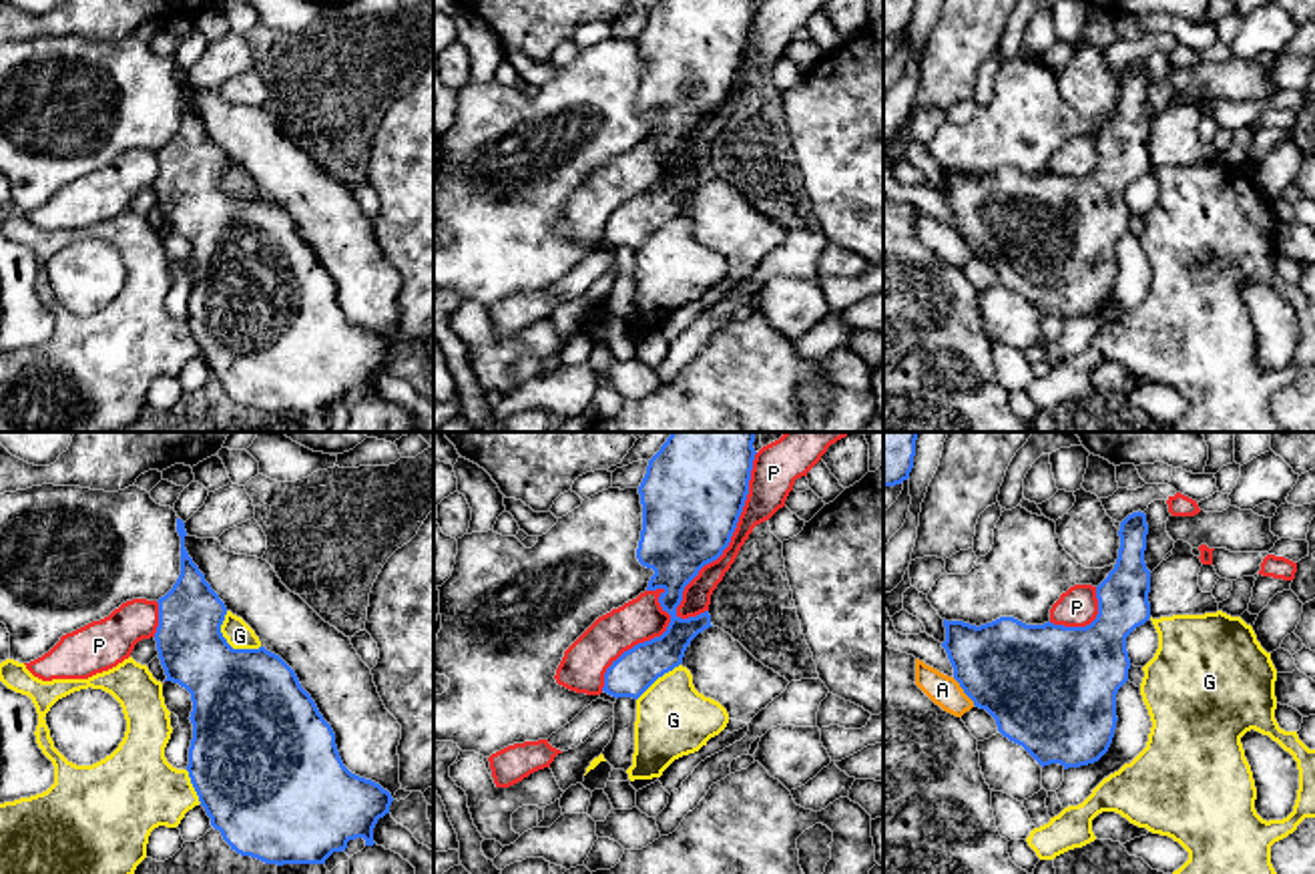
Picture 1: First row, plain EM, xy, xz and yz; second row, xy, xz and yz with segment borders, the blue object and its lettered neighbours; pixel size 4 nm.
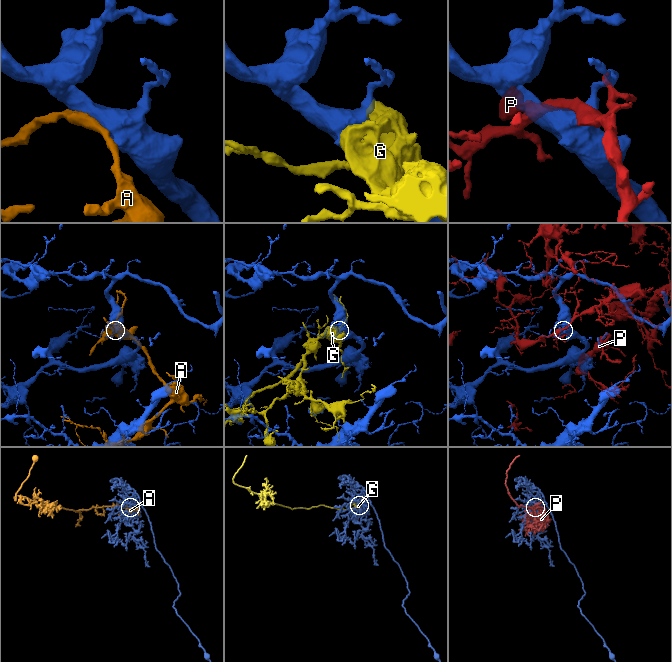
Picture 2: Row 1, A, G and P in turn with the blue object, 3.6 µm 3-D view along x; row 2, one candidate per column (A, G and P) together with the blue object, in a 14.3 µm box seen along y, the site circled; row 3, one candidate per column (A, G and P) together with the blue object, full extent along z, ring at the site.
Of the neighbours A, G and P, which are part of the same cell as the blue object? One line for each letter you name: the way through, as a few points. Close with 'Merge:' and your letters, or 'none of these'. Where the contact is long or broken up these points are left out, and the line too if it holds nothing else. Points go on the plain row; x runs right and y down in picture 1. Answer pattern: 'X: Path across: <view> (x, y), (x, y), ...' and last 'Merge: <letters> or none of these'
Merge: none of these

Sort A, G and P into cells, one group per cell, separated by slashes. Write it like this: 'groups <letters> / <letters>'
groups A / G / P

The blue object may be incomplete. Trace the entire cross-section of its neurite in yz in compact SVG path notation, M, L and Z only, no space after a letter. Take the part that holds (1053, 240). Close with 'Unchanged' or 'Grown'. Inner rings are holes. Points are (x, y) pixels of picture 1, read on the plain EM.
M1132 62L1120 72L1120 98L1114 119L1096 137L1098 165L1086 177L1064 177L1054 173L1026 175L1014 167L1000 167L986 175L946 171L942 197L954 217L954 229L976 257L986 259L998 281L1022 295L1042 317L1060 313L1064 319L1098 311L1110 297L1116 279L1116 243L1128 231L1130 209L1126 187L1150 169L1150 121L1144 113L1146 64Z. Unchanged

